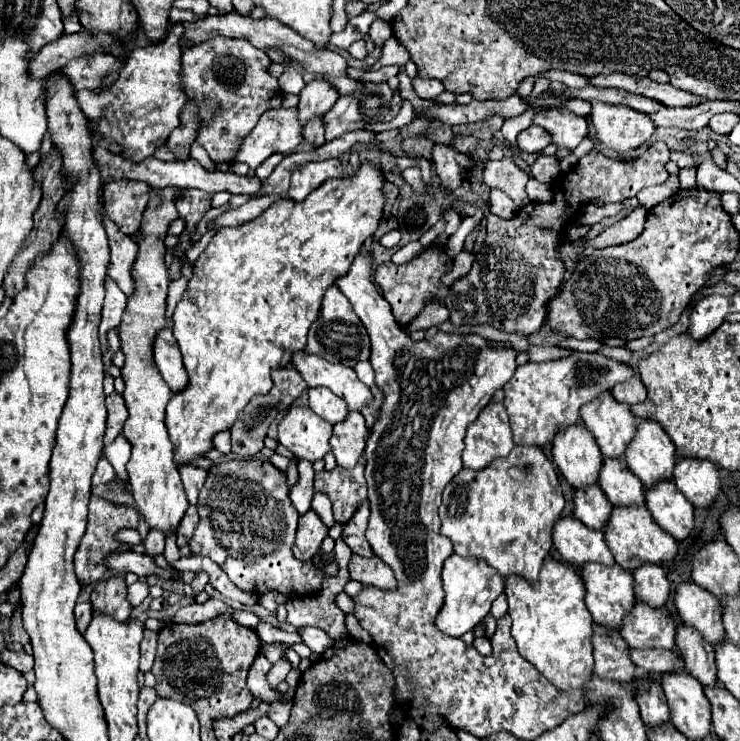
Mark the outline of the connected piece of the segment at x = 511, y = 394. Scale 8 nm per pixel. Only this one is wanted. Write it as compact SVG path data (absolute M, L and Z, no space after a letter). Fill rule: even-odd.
M574 352L562 360L540 364L528 362L524 366L518 366L510 382L504 386L504 406L510 416L514 442L532 446L552 444L552 438L560 426L580 422L578 410L582 404L594 400L600 392L612 390L614 384L624 382L630 376L634 376L634 368L596 352Z

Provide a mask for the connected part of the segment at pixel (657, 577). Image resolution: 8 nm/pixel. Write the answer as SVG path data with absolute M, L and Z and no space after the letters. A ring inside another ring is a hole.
M644 564L634 570L634 592L636 598L650 606L664 606L670 594L670 582L666 578L664 566Z

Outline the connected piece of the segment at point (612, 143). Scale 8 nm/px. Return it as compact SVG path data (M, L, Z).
M592 100L590 118L600 144L624 154L642 146L656 128L646 114L624 104L606 104L602 100Z

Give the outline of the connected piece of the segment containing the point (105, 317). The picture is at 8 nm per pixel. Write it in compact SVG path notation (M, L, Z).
M106 276L104 288L106 288L106 298L104 298L102 320L100 320L100 348L102 348L102 354L108 350L106 332L112 330L112 328L116 328L120 324L120 316L122 316L122 312L126 308L126 296L114 284L114 280L110 280L110 276Z

